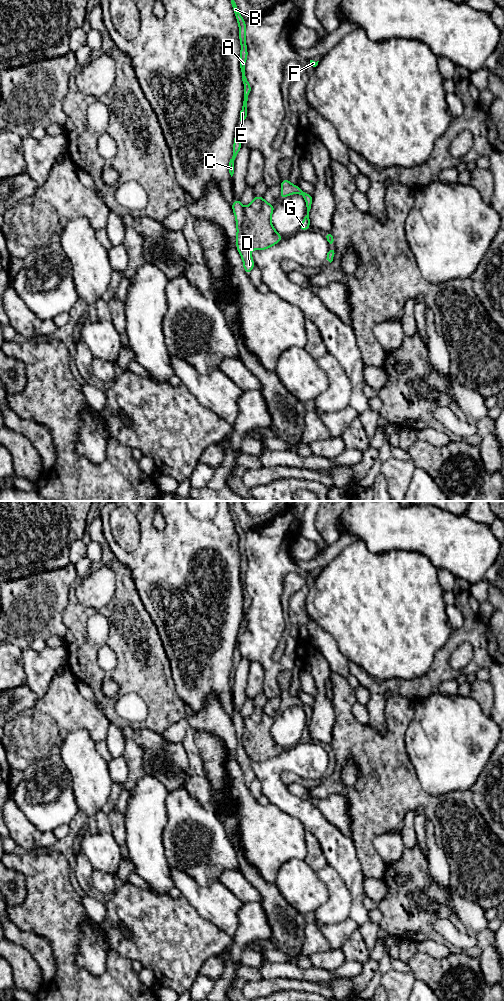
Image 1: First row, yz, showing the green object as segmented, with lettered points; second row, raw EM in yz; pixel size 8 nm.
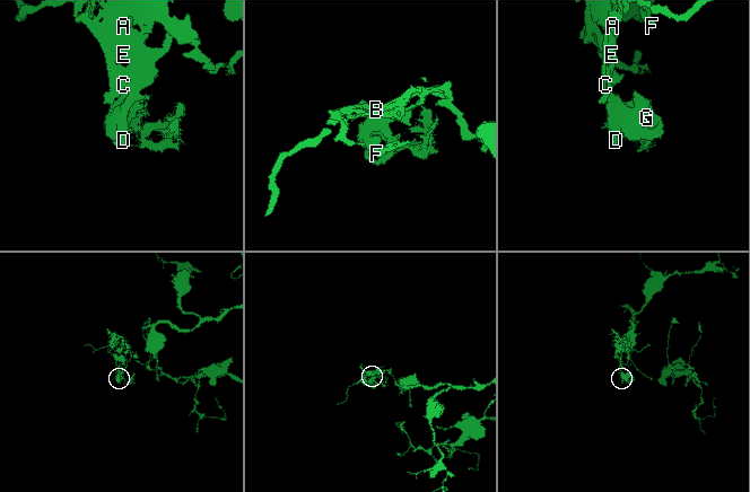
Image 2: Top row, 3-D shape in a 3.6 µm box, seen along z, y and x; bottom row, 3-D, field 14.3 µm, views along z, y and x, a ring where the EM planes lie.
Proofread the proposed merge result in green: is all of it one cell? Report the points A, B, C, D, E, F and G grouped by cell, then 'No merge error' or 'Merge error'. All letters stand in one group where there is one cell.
Groups: A B C D E F / G. Merge error

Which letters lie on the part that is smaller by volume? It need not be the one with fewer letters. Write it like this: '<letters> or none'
G

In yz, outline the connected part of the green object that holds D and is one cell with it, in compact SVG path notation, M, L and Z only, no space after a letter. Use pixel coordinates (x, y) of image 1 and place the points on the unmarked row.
M235 711L231 719L236 731L236 759L242 770L244 783L246 787L249 787L254 780L255 775L251 768L251 760L244 749L244 719L242 718L240 711Z

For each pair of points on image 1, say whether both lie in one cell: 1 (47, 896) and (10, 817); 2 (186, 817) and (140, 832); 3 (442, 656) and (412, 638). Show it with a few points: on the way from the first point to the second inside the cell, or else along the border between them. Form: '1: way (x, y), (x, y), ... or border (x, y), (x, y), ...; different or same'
1: border (49, 848), (26, 851); different
2: border (165, 800), (166, 823), (162, 833), (163, 847); different
3: border (449, 632), (425, 673); different

